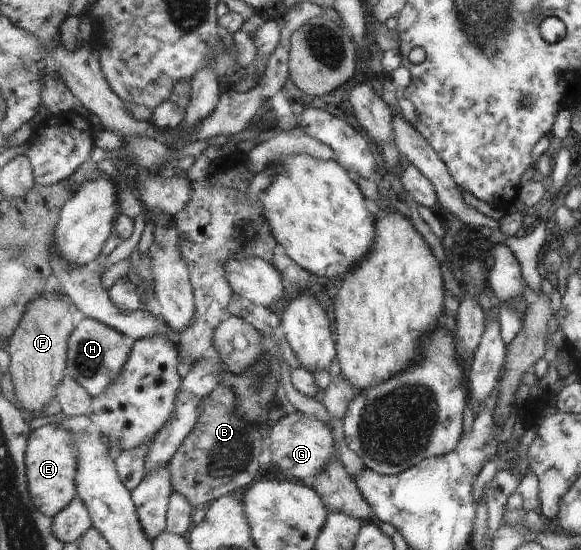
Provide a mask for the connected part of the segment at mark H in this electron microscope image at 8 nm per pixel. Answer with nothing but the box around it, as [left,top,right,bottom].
[67,316,132,396]

